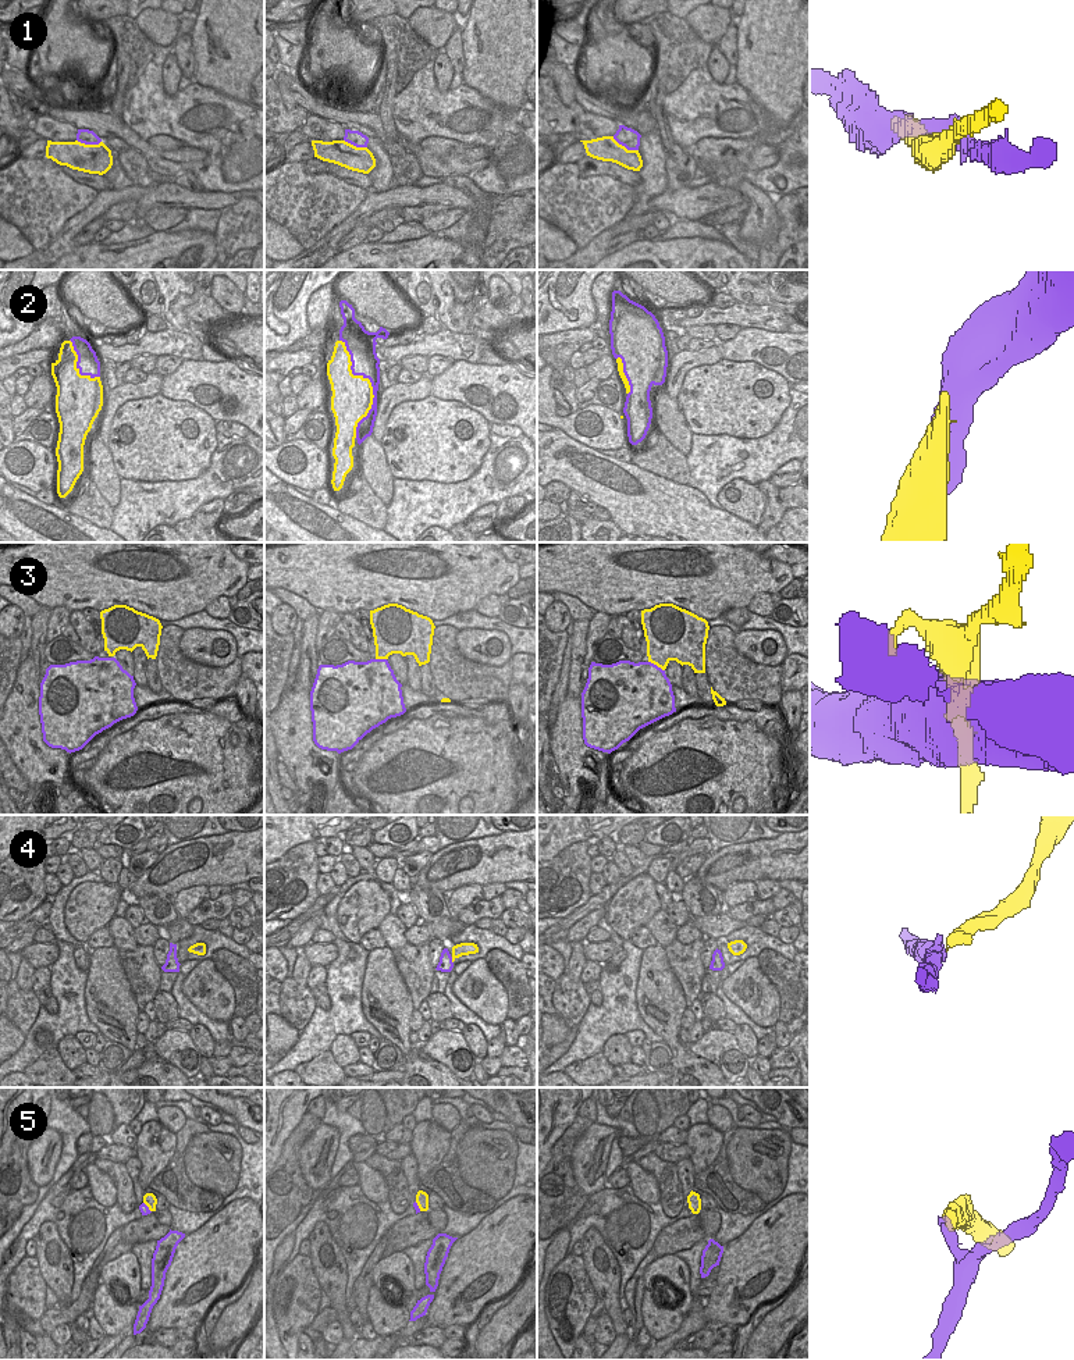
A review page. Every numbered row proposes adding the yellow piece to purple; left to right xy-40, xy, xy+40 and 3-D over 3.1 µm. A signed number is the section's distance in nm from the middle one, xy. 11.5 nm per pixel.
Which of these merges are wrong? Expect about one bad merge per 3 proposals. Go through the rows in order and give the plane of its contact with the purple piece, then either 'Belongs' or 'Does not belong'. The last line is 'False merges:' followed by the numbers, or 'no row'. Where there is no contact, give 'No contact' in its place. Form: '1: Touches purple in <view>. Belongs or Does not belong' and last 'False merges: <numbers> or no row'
1: Touches purple in xy+40. Does not belong
2: Touches purple in xy. Belongs
3: Touches purple in xy+40. Does not belong
4: Touches purple in xy. Does not belong
5: Touches purple in xy-40. Does not belong
False merges: 1, 3, 4, 5.

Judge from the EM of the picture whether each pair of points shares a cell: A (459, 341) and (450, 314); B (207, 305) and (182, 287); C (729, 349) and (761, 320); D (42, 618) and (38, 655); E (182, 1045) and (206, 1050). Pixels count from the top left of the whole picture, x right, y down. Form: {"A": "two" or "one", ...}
{"A": "two", "B": "two", "C": "two", "D": "one", "E": "two"}

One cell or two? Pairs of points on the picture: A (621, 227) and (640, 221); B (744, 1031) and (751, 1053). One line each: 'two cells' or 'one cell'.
A: one cell
B: one cell

